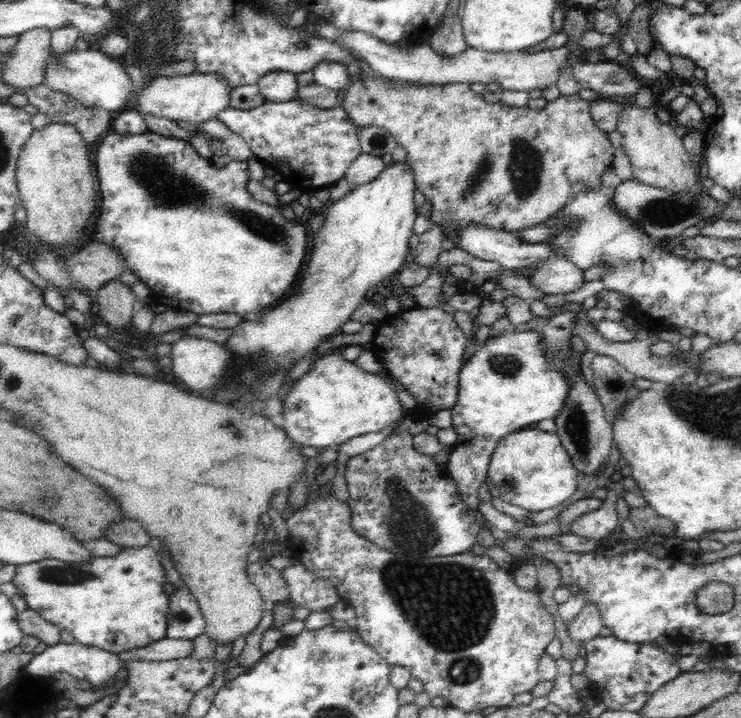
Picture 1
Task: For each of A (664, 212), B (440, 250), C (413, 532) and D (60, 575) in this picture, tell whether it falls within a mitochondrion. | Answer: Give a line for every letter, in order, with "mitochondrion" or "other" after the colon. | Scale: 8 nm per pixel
A: mitochondrion
B: other
C: mitochondrion
D: mitochondrion

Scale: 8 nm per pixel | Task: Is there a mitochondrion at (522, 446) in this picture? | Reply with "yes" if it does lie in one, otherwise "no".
no

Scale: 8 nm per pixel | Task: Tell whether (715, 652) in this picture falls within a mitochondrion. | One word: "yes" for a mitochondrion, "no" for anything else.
no

